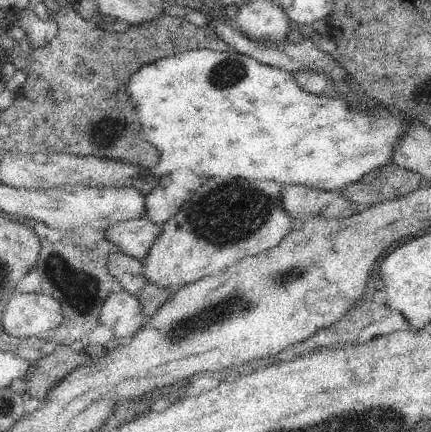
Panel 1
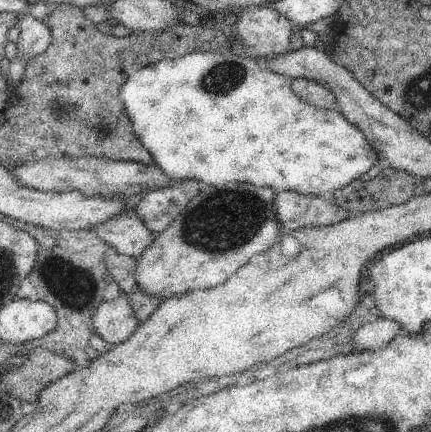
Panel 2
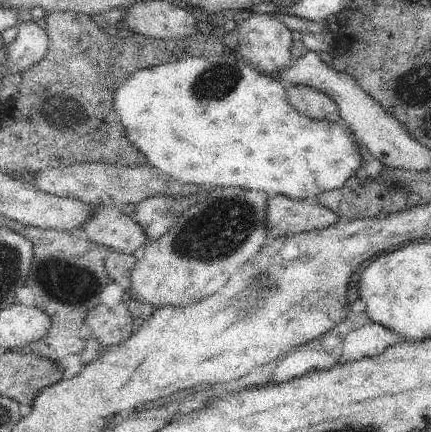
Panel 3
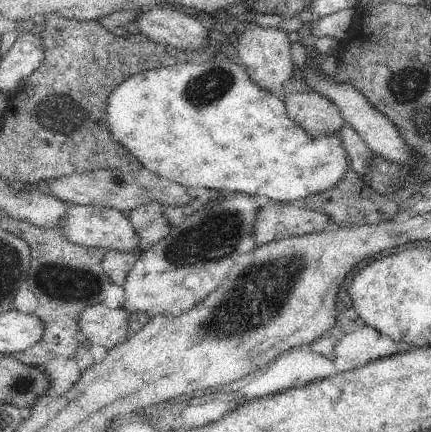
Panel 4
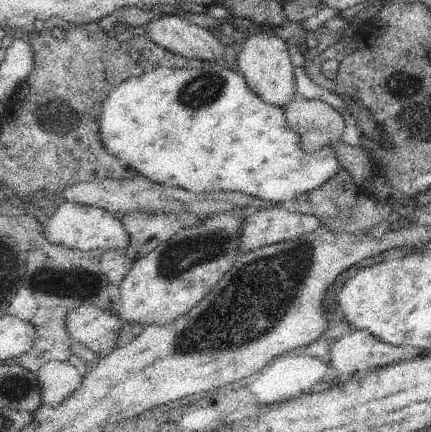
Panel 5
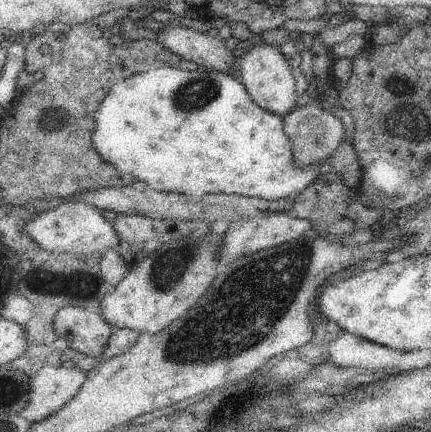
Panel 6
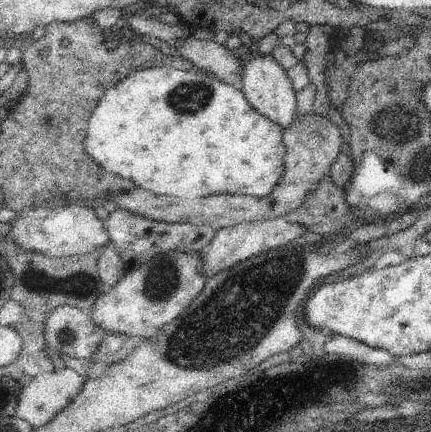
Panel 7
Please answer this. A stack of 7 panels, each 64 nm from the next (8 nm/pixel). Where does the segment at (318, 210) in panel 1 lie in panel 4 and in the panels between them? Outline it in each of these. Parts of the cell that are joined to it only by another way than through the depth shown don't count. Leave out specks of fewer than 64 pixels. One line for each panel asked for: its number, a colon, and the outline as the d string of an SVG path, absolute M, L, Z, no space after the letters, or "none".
2: M279 192L271 204L275 210L275 220L279 222L279 236L301 228L327 228L343 222L347 210L337 208L327 196L301 196L297 192Z
3: M285 196L267 198L265 228L269 242L309 230L327 230L335 224L337 214L319 206L315 200L297 200Z
4: M267 200L253 220L253 244L259 248L281 238L297 238L313 232L321 234L327 224L329 218L321 212L307 210L305 206L281 206L281 202Z

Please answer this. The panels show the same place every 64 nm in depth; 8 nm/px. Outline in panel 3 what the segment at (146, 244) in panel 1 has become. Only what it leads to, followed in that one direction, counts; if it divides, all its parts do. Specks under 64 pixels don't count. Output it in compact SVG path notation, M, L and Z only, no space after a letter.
M101 206L99 212L79 226L89 242L105 246L109 252L125 254L125 256L139 256L147 244L143 230L131 216L121 214L117 206Z

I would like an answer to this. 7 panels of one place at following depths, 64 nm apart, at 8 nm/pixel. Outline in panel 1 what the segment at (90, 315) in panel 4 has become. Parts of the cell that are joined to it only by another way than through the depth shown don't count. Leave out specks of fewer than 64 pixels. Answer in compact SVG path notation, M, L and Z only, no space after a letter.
M125 290L111 294L103 302L101 314L99 314L99 324L113 330L115 344L121 344L133 338L135 332L149 320L151 318L147 318L141 312L141 304L137 302L137 298Z

